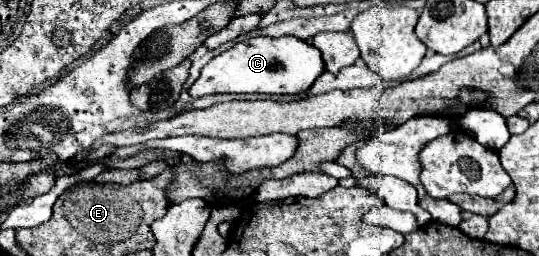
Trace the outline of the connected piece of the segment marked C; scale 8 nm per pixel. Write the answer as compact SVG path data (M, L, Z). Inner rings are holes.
M256 36L234 44L230 50L214 56L200 72L198 80L190 86L188 94L200 98L218 92L262 92L262 94L300 94L306 92L312 82L324 72L322 54L316 46L294 38L266 38Z

